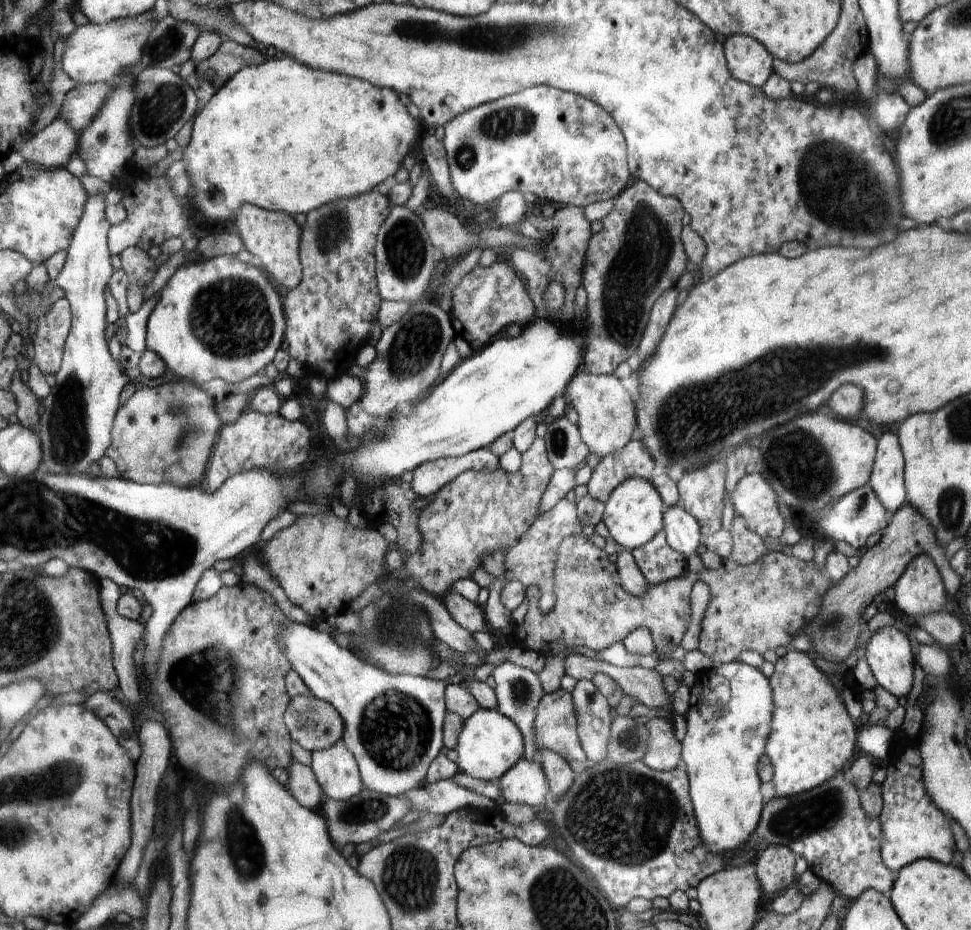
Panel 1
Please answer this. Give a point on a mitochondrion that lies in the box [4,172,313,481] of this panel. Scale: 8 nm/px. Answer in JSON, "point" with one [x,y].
{"point":[231,316]}

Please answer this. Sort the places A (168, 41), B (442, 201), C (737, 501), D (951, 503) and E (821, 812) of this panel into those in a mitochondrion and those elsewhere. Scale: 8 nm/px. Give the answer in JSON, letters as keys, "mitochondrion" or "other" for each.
{"A":"mitochondrion","B":"other","C":"other","D":"mitochondrion","E":"mitochondrion"}

